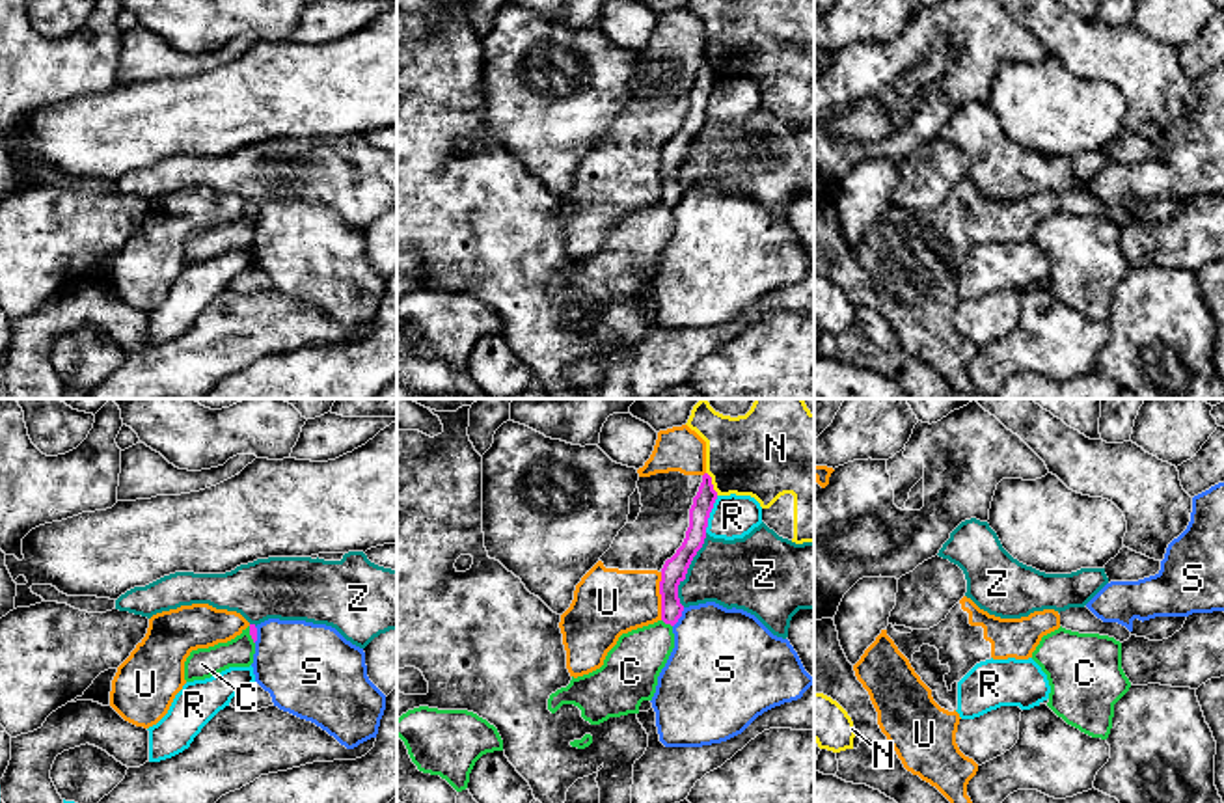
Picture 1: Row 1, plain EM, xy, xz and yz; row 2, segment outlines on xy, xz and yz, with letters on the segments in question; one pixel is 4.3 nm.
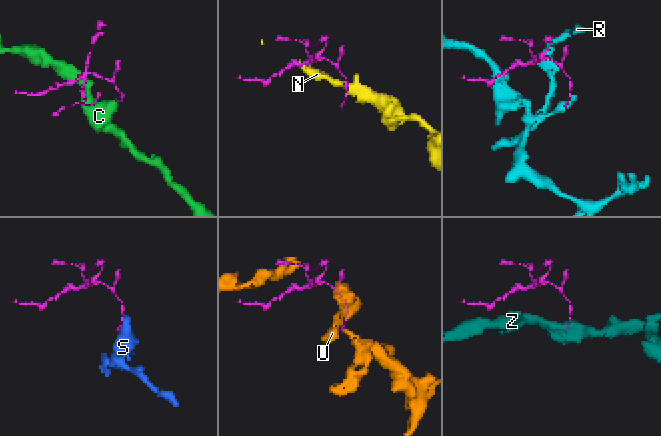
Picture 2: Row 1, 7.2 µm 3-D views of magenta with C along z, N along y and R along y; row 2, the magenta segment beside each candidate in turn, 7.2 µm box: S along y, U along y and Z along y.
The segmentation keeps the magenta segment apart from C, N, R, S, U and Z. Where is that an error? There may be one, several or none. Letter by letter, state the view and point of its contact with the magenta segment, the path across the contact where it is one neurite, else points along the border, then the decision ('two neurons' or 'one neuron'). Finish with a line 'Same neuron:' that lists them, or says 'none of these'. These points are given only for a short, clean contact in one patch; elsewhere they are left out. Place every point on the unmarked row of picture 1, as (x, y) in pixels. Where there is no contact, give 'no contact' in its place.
C: meets magenta in xz at (667, 205); border along xz (662, 202), (671, 209); two neurons
N: meets magenta in xz at (710, 66); border along xz (707, 54), (718, 77); two neurons
R: meets magenta in xz at (708, 97); two neurons
S: meets magenta in xz at (680, 198); border along xz (684, 190), (673, 209); two neurons
U: meets magenta in xz at (662, 179); two neurons
Z: meets magenta in xz at (686, 153); two neurons
Same neuron: none of these

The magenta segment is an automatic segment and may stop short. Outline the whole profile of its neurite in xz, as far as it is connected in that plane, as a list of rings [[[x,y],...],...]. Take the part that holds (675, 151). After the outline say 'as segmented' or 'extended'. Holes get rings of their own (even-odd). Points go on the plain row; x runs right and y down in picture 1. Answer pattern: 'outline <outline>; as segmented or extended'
outline [[[702,58],[697,78],[689,91],[689,110],[686,121],[676,136],[665,143],[661,151],[660,177],[661,177],[661,203],[674,209],[682,199],[684,188],[678,181],[678,168],[686,162],[687,151],[702,130],[706,121],[708,101],[717,82],[714,73],[712,60]]]; as segmented

